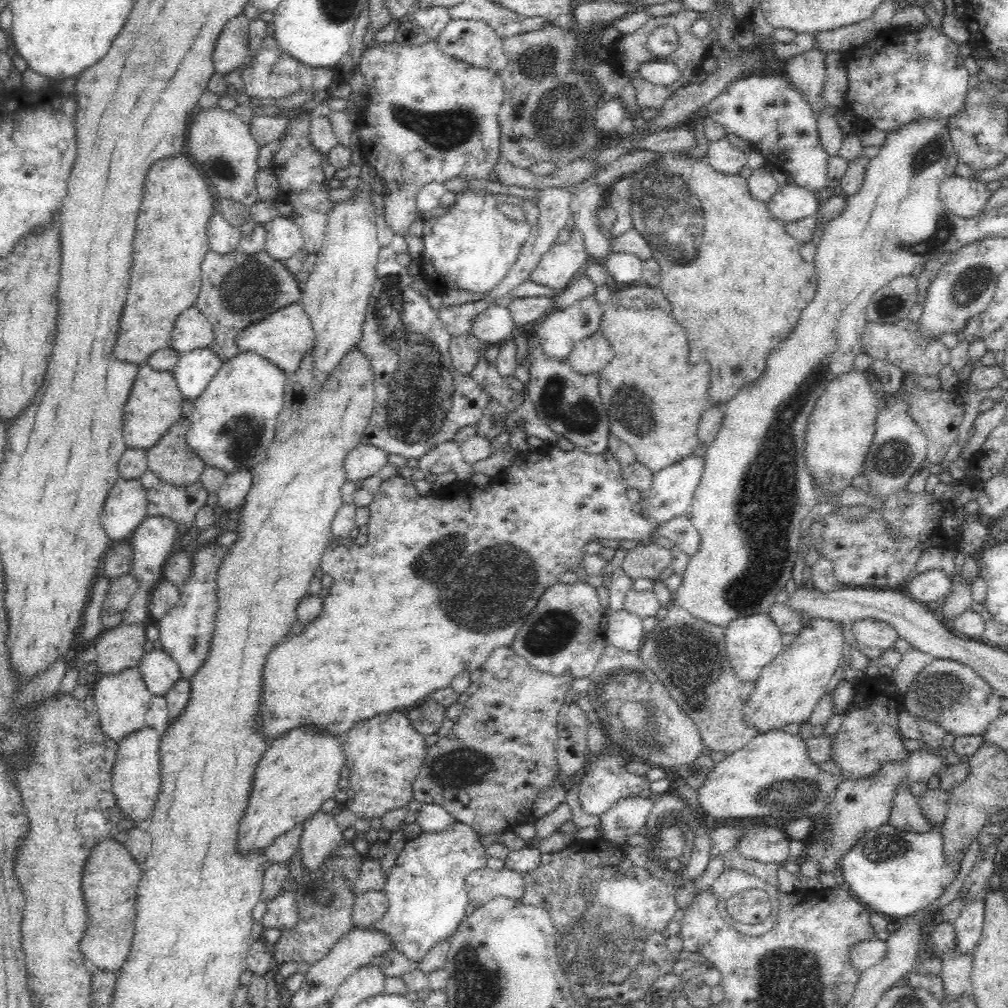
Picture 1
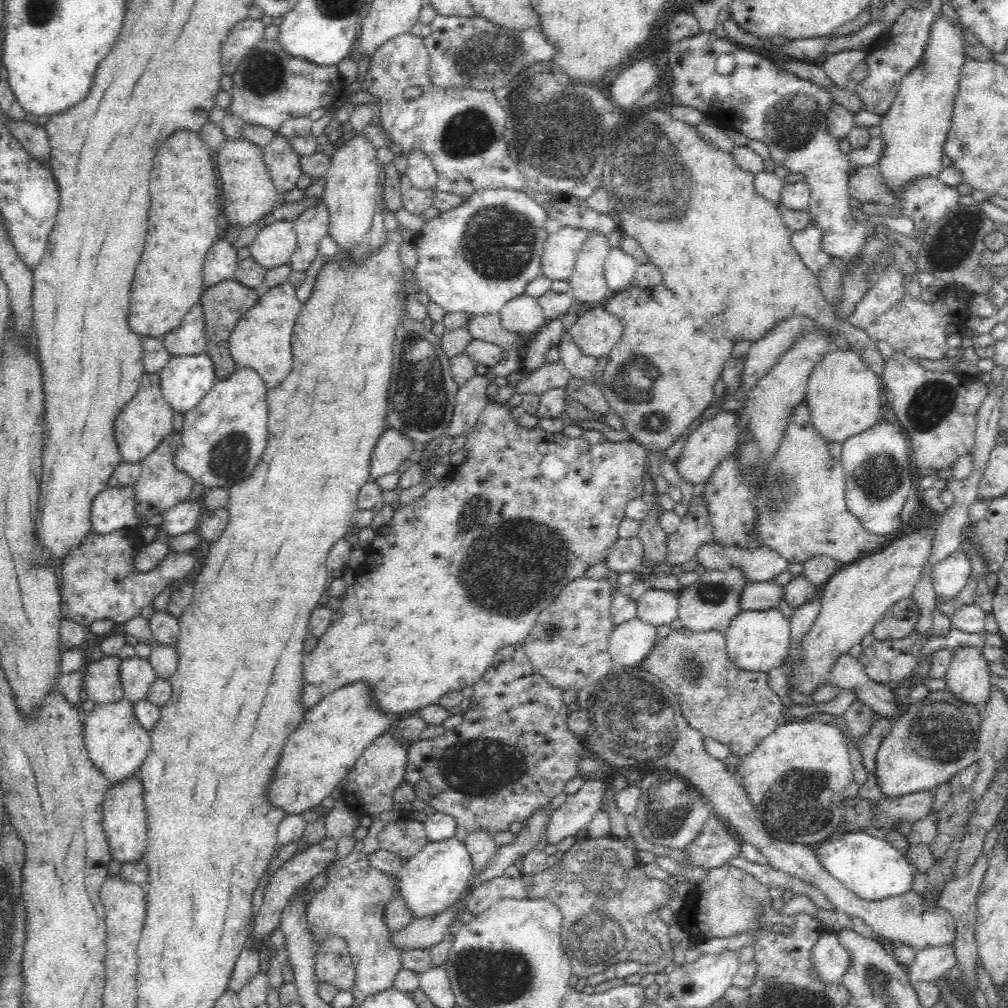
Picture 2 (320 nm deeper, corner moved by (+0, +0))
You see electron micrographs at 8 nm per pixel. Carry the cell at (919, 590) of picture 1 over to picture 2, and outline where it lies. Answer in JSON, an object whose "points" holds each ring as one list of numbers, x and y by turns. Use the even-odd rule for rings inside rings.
{"points":[[962,548,938,562,932,570,931,581,940,600,956,596,970,578,971,556]]}

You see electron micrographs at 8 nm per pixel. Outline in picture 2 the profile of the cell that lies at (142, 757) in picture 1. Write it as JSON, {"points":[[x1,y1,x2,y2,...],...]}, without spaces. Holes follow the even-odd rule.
{"points":[[138,776,112,785,105,794,103,802,102,831,108,841,108,852,112,860,124,863,135,863,143,858,147,845,148,825,144,810,142,785]]}

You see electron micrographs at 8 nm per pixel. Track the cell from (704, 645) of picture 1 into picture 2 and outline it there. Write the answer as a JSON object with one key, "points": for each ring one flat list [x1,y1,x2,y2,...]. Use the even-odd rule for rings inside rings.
{"points":[[682,627,670,631,665,638,657,641,640,665,644,671,668,686,677,699,682,717,690,727,700,731,704,737,728,744,731,754,742,757,750,754,777,727,776,720,783,716,784,705,768,687,768,673,745,671,736,666,727,655,724,632,719,630,694,632]]}

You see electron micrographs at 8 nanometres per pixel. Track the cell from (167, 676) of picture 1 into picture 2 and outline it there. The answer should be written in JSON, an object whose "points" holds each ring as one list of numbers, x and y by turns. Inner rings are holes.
{"points":[[136,656,120,660,118,673,120,673,120,684,124,690,125,699,130,702,145,699,157,678,149,659]]}

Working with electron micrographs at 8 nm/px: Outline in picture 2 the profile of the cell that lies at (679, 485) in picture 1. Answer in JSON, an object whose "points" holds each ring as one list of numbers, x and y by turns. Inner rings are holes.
{"points":[[722,409,712,419,699,425,688,436,682,454,676,459,675,467,678,474,693,485,700,482,706,483,714,474,716,468,735,454,741,438,738,420,740,420,740,416,736,411]]}

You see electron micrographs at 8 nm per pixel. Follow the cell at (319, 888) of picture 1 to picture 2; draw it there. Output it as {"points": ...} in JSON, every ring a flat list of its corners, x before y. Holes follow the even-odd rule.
{"points":[[328,937,315,944,316,973,320,981,340,991,350,991,356,985,356,968,349,948,342,938]]}

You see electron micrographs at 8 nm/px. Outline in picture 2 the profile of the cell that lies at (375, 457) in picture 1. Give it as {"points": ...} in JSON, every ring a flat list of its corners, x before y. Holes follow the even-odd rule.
{"points":[[385,428,376,444,370,462,371,477,378,479,398,471,400,464,409,460,414,441,394,428]]}

